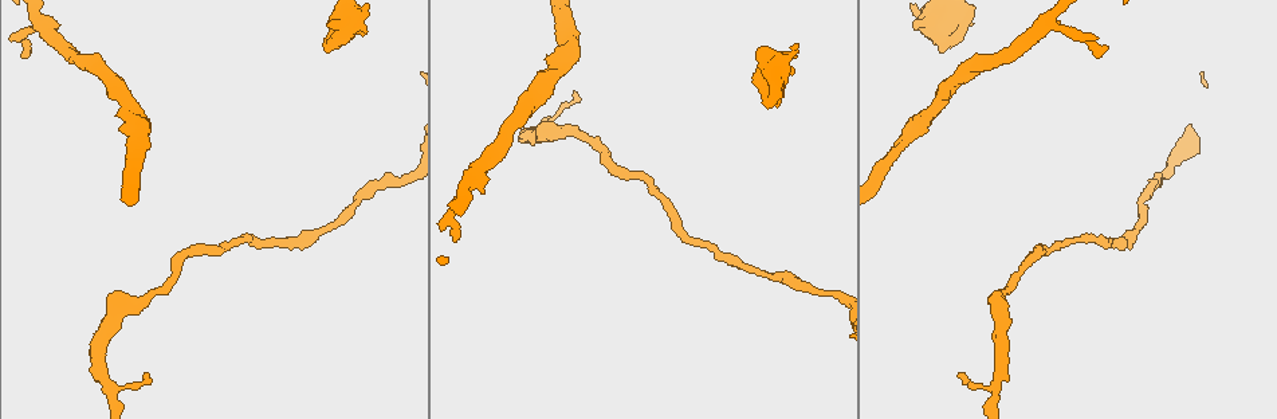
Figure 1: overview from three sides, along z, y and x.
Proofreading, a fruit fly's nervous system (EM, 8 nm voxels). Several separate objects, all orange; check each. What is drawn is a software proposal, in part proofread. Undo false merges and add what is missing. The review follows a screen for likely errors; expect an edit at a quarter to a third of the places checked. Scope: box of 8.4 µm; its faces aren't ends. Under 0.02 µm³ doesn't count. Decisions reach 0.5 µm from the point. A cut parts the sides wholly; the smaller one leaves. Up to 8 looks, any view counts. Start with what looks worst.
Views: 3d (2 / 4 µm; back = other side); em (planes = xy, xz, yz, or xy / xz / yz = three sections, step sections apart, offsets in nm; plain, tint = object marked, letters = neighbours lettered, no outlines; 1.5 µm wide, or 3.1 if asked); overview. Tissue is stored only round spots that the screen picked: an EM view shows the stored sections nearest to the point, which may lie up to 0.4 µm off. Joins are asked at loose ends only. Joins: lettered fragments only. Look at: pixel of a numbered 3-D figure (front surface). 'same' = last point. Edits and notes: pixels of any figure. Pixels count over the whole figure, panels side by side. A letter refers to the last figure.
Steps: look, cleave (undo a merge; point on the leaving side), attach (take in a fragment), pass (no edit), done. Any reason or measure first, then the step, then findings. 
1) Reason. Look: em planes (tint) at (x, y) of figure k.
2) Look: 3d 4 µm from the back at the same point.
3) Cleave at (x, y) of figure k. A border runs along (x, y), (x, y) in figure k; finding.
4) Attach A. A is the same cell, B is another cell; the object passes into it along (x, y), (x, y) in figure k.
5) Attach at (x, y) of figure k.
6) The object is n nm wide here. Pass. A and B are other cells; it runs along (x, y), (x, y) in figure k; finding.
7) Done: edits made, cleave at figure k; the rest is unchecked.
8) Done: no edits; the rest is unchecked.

Stops while still wide. Look: em xy step 8 (letters) at (333, 29) of figure 1.

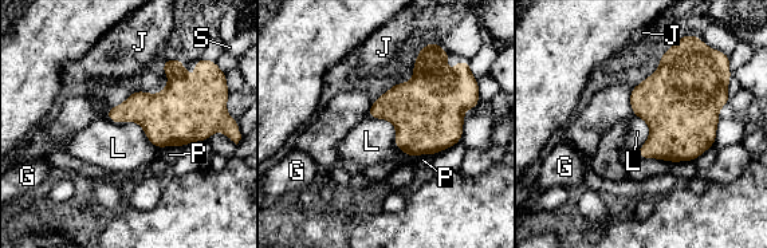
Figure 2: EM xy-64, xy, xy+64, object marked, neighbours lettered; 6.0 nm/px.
Look: em planes (letters) at the same point.

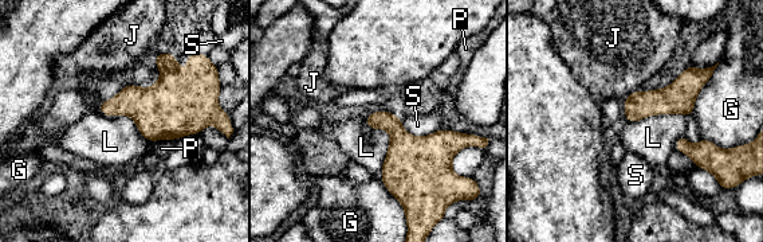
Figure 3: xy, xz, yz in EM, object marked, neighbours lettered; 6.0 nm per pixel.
Pass. G, J, L, P and S are other cells; a border runs along (366, 116), (389, 135), (378, 171) in figure 3; no lettered fragment goes on from it.

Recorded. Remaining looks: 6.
Thin end. Look: em xz step 4 (letters) at (146, 374) of figure 1.

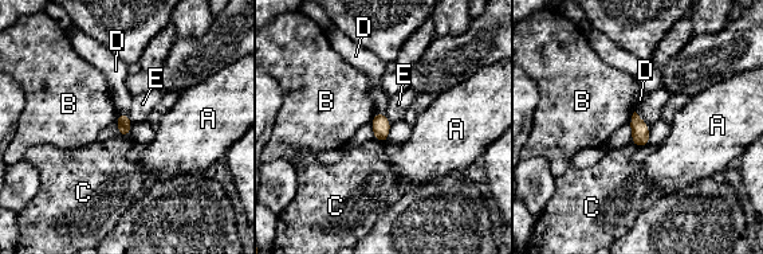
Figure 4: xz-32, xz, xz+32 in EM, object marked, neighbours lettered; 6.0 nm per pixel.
Look: em xy step 8 (letters) at the same point.

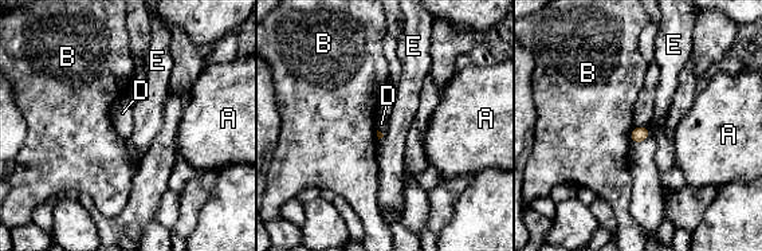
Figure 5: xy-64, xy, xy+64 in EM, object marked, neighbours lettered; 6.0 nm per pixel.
Pass. A, B, D and E are other cells; no lettered fragment goes on from it.

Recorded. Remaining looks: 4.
Thin neck. Look: em xy step 4 (letters) at (831, 295) of figure 1.

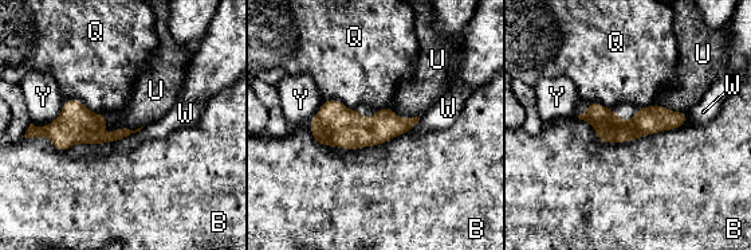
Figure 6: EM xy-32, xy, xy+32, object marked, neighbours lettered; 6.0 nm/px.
The longest contact is with B, 650 nm. Pass. B, Q, U, W and Y are other cells; a border runs along (575, 116), (605, 143), (684, 124) in figure 6; continuous, no second neuron.

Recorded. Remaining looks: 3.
Done: no edits; the rest is unchecked.

